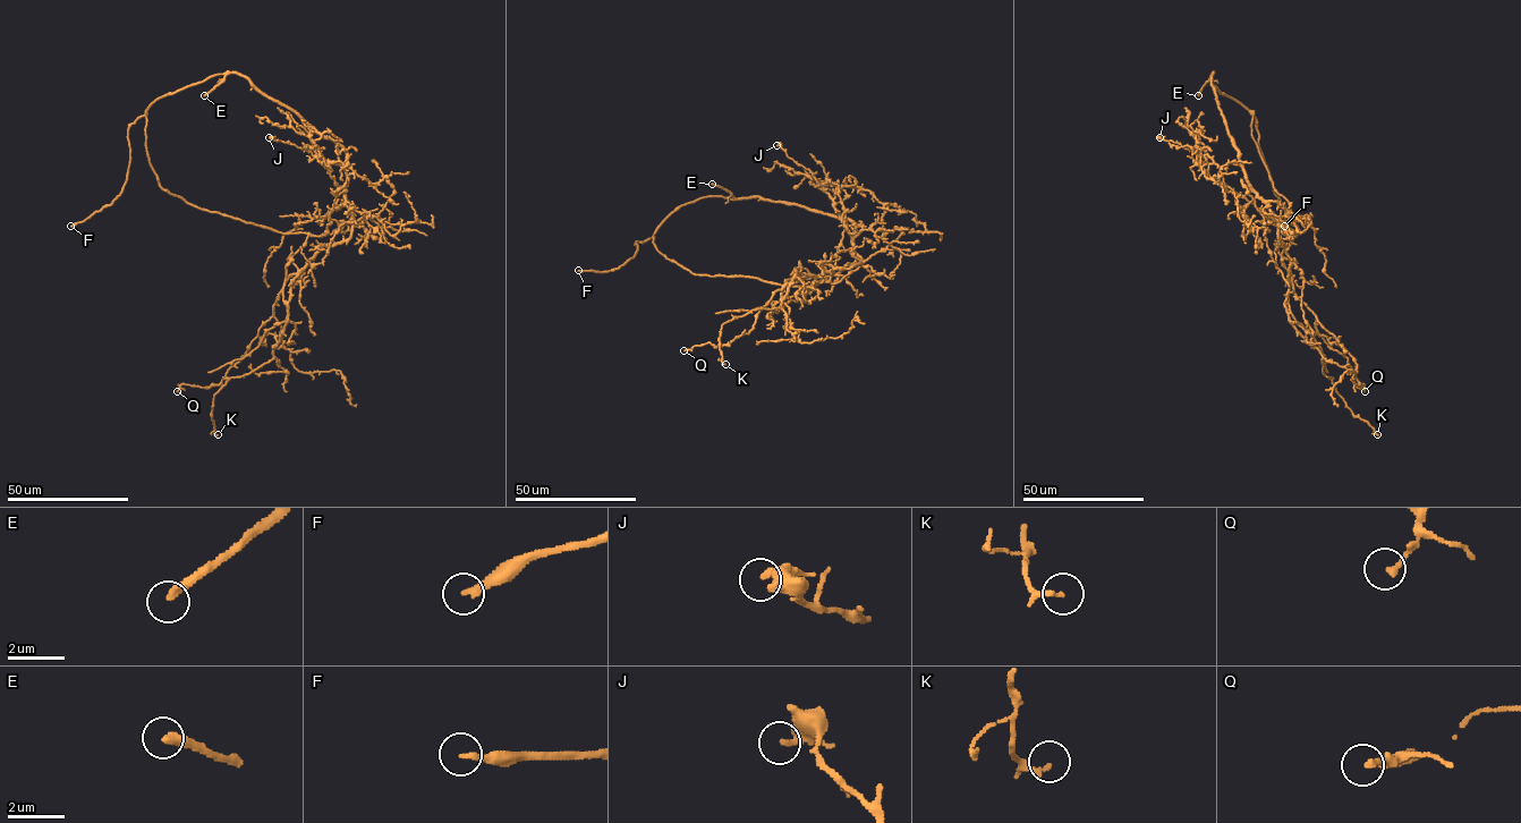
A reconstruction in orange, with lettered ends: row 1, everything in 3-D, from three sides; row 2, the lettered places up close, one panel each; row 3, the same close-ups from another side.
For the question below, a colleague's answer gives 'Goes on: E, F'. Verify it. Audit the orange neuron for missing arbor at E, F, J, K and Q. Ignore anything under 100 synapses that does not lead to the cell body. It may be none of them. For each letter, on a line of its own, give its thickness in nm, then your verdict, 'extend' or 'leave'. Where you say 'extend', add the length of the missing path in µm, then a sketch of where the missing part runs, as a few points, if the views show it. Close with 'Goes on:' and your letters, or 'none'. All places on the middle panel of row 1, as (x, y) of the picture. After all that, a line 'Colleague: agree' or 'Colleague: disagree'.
E: calibre 320 nm; extend; missing 50 µm; course (712, 184), (686, 186), (676, 167), (678, 154), (697, 138), (697, 132)
F: calibre 240 nm; extend; missing 140 µm
J: calibre 300 nm; leave
K: calibre 120 nm; leave
Q: calibre 200 nm; leave
Goes on: E, F
Colleague: agree

